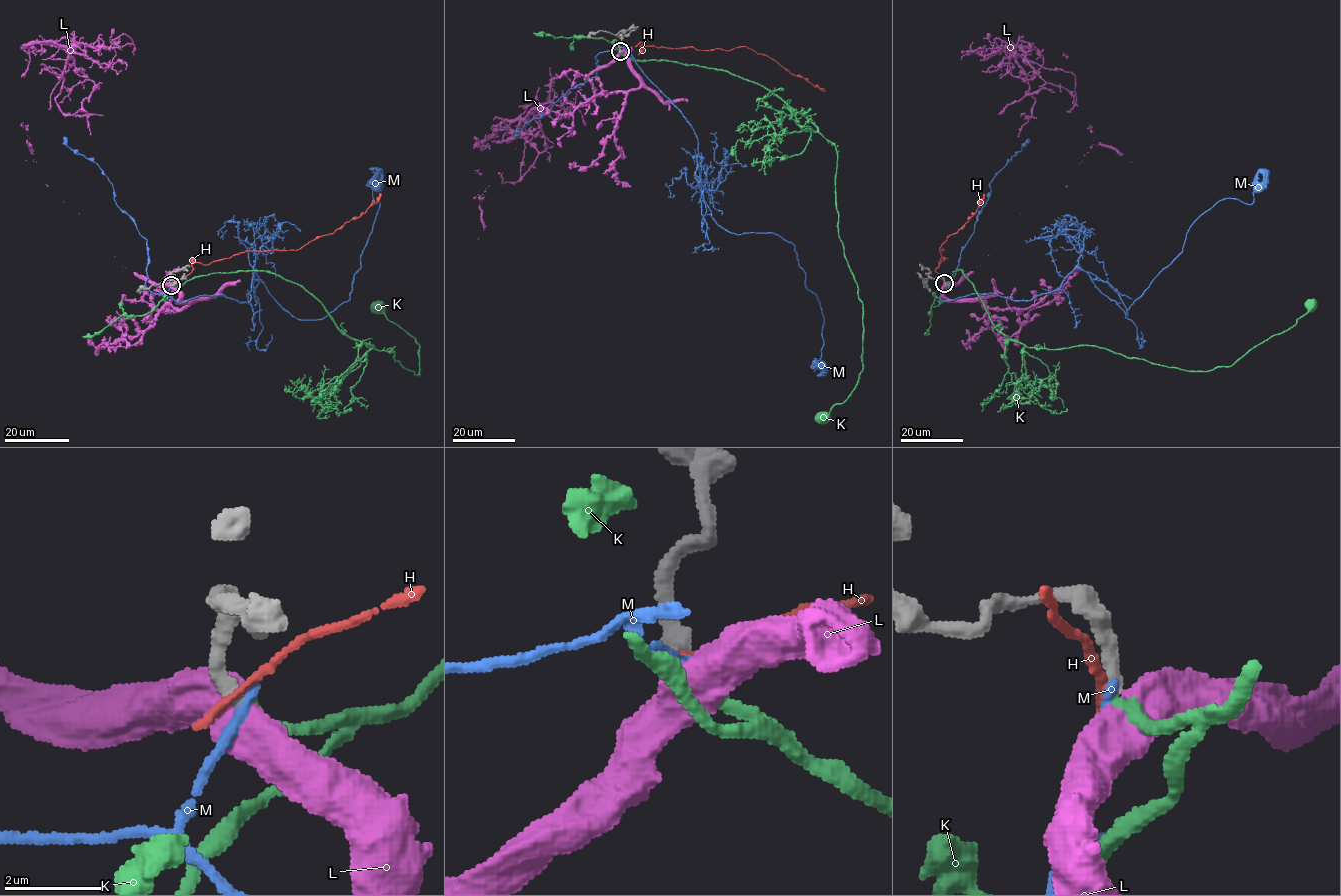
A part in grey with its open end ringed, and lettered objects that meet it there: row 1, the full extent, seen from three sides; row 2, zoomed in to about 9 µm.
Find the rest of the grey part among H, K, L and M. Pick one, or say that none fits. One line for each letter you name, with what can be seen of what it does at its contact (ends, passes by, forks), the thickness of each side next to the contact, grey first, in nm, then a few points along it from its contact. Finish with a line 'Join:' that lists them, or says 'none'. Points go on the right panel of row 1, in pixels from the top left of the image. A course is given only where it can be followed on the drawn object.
K: it ends | 320/200 nm | via (944, 283), (960, 269), (991, 323), (1026, 346), (1095, 345), (1192, 371), (1231, 366), (1293, 326), (1310, 302)
Join: K

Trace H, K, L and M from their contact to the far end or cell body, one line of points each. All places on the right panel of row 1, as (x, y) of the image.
H: (944, 283), (935, 269), (941, 257), (940, 251), (944, 249), (939, 248), (971, 217), (984, 194)
K: (944, 283), (960, 269), (991, 323), (1026, 346), (1095, 345), (1192, 371), (1231, 366), (1293, 326), (1310, 302)
L: (945, 284), (980, 265), (1098, 145), (1070, 111), (1075, 76), (1029, 61), (1017, 46), (1035, 100), (1018, 137)
M: (944, 284), (942, 301), (1031, 300), (1076, 268), (1126, 317), (1197, 219), (1258, 189)

